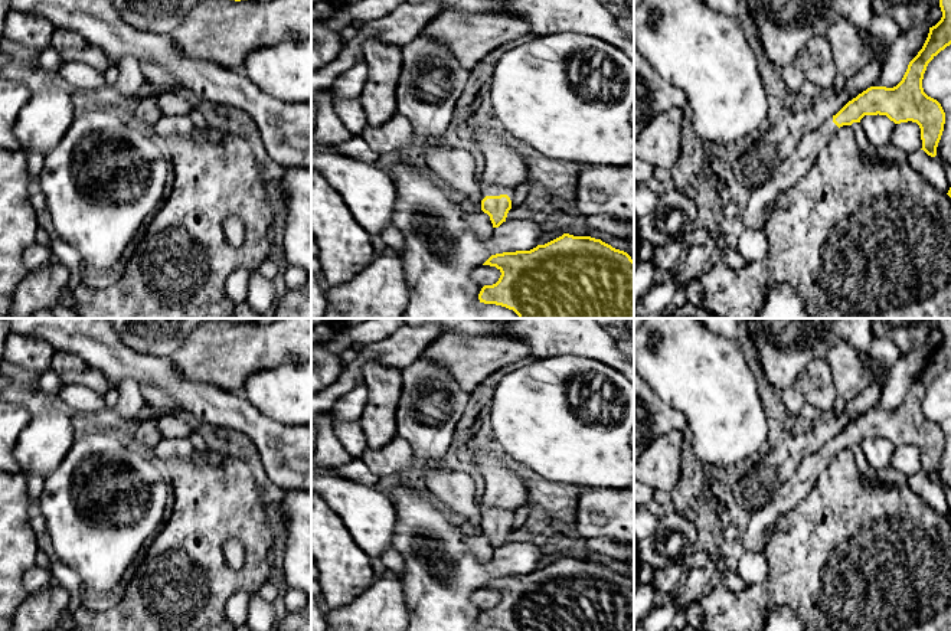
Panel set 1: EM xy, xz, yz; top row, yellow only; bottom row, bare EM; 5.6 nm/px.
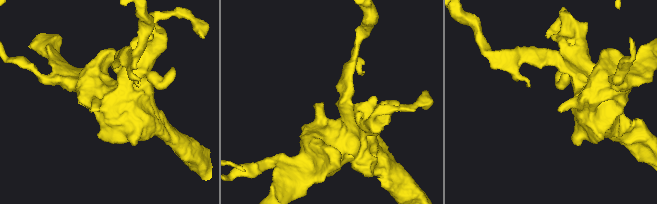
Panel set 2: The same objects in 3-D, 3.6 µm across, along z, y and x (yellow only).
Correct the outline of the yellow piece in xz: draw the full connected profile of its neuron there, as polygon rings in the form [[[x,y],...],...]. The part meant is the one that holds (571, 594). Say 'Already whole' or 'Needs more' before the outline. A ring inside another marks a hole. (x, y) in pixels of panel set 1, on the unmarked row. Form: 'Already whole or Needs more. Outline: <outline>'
Already whole. Outline: [[[563,556],[530,573],[491,578],[483,588],[496,589],[501,595],[496,607],[481,611],[478,622],[484,627],[506,631],[634,631],[634,583],[627,575],[601,562]]]

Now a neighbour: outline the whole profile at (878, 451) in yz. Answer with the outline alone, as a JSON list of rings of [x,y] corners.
[[[865,438],[860,447],[865,451],[869,465],[875,471],[890,468],[890,458],[896,447],[886,438]]]

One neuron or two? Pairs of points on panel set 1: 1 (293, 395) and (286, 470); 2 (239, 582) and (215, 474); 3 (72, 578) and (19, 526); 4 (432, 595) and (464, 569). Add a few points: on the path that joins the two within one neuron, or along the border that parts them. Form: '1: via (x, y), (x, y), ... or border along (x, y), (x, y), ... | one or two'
1: border along (260, 411), (271, 419), (296, 425) | two
2: via (215, 558), (215, 502) | one
3: border along (35, 533), (39, 548) | two
4: via (443, 591), (451, 591), (457, 579) | one

